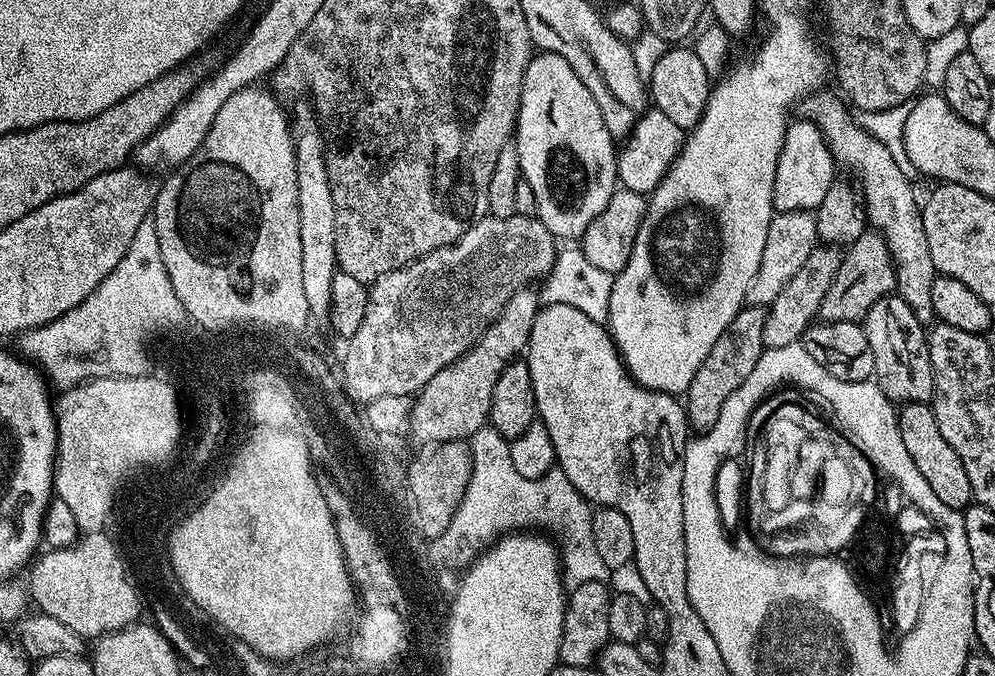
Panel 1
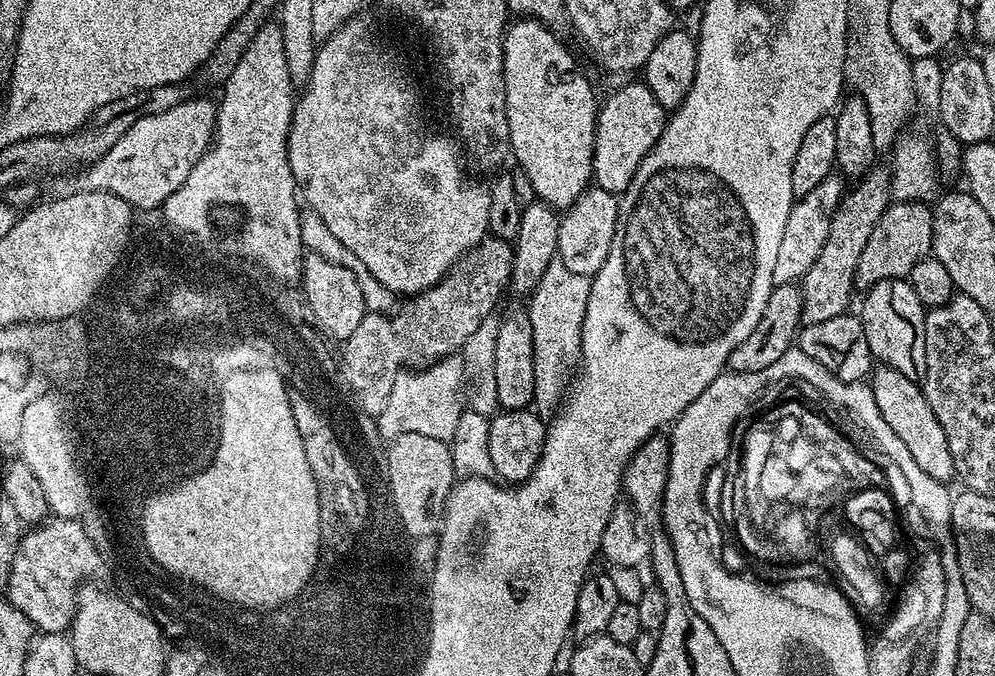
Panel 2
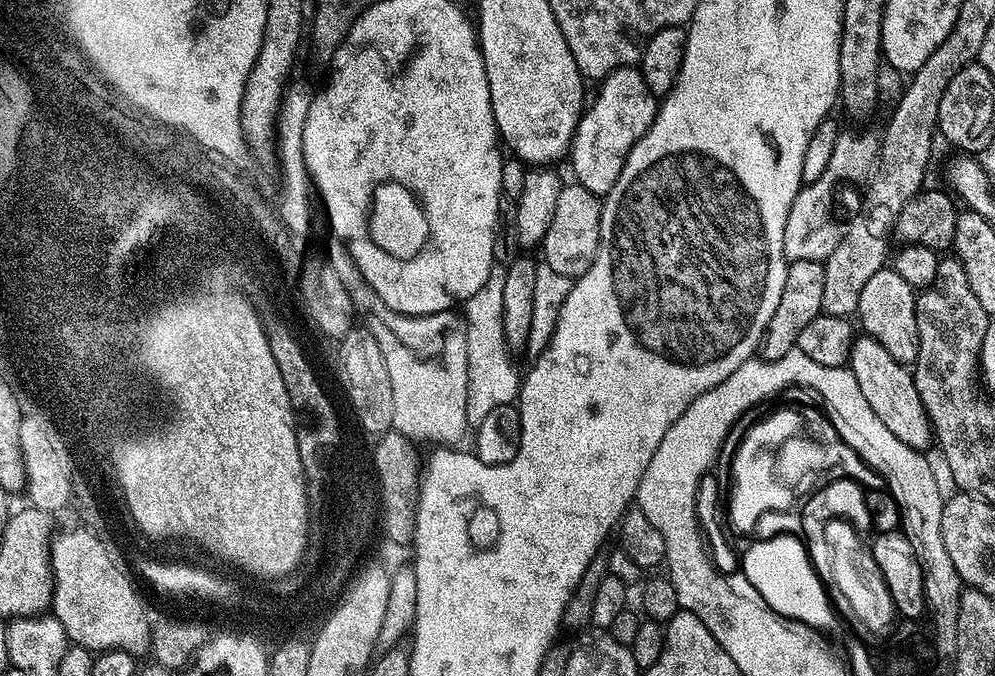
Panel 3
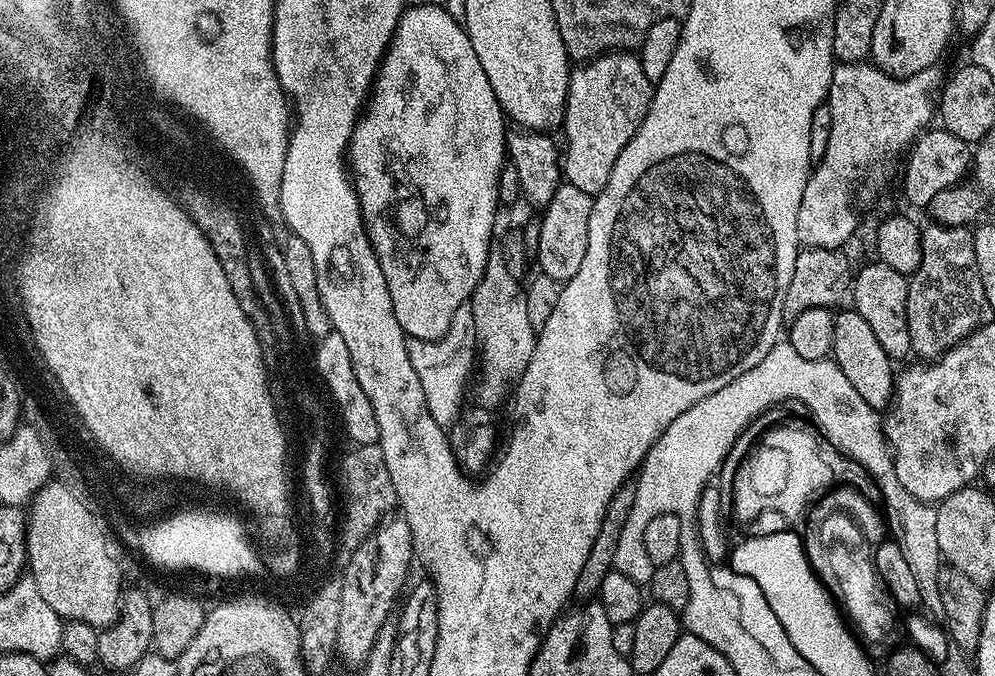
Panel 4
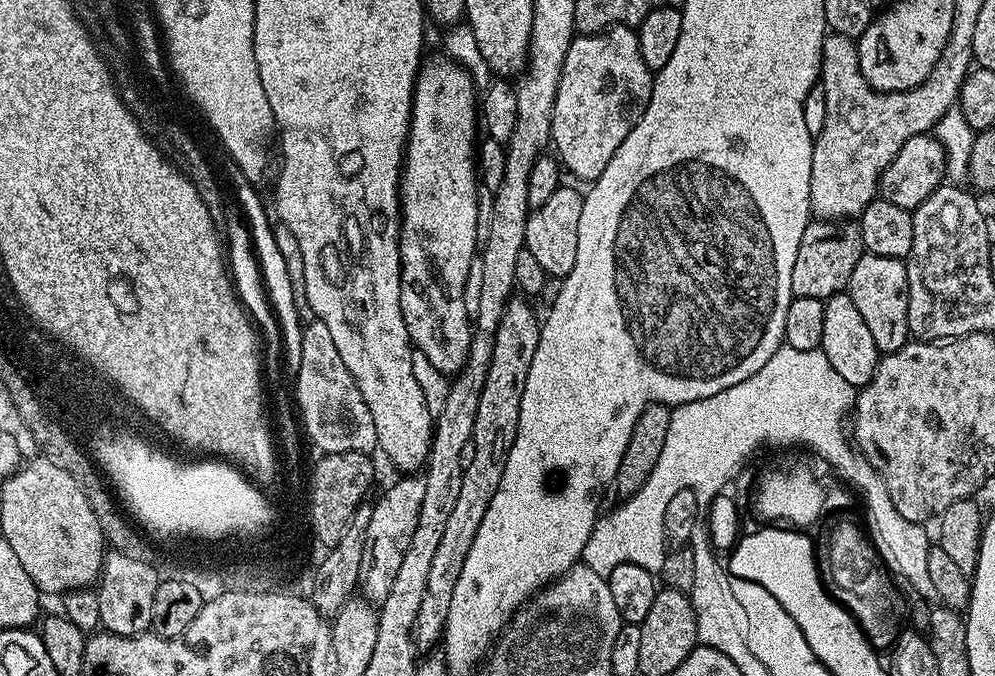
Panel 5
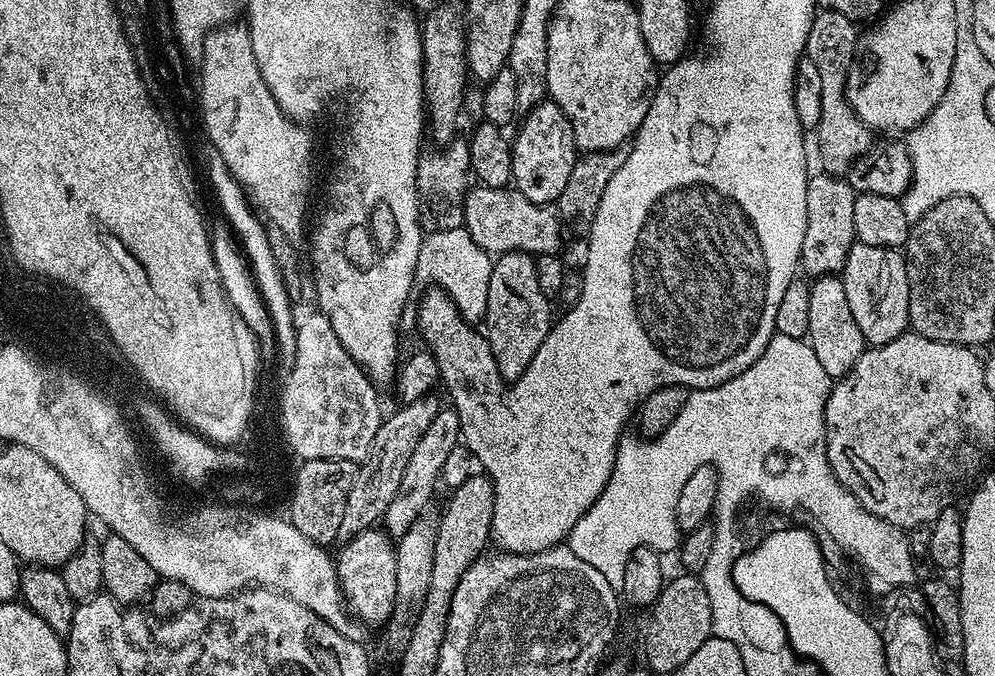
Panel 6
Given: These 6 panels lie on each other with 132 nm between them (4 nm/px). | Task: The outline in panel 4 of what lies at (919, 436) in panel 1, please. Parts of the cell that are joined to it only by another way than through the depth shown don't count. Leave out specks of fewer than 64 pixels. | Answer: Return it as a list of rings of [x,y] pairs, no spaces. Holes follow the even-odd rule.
[[[854,310],[836,312],[836,321],[834,322],[834,346],[832,347],[831,359],[835,360],[836,365],[846,374],[850,386],[858,390],[858,395],[865,400],[870,407],[877,410],[884,410],[891,405],[896,394],[897,373],[892,372],[894,362],[882,350],[874,330]]]

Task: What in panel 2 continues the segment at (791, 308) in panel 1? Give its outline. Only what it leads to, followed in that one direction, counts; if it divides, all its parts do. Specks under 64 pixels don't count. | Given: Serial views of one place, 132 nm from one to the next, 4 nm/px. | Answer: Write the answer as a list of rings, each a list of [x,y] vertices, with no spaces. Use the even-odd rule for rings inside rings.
[[[887,167],[872,168],[865,176],[859,177],[857,184],[860,185],[841,199],[840,207],[832,216],[830,234],[826,238],[826,246],[822,246],[822,254],[814,258],[814,266],[810,266],[804,279],[799,281],[800,292],[804,296],[800,318],[804,324],[826,322],[826,318],[843,316],[849,311],[852,288],[857,287],[856,271],[862,250],[865,249],[874,226],[878,226],[878,218],[882,218],[892,200],[891,176]]]

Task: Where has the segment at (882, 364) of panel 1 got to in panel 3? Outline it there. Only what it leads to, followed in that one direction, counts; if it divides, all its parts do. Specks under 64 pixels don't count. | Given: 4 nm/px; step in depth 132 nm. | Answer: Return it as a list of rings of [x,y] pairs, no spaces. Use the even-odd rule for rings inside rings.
[[[891,266],[878,270],[866,282],[862,298],[858,298],[855,315],[867,335],[873,336],[896,361],[905,366],[915,365],[918,358],[918,318],[916,317],[917,293]]]

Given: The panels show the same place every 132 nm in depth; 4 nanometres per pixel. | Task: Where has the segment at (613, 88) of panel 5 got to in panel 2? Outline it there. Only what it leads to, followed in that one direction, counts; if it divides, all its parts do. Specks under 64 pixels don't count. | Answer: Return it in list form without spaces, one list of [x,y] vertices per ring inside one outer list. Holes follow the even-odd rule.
[[[624,84],[617,92],[608,96],[608,101],[599,105],[596,113],[596,133],[594,134],[594,162],[592,178],[595,187],[615,192],[624,192],[630,186],[642,158],[658,142],[664,132],[666,110],[654,98],[647,84]]]

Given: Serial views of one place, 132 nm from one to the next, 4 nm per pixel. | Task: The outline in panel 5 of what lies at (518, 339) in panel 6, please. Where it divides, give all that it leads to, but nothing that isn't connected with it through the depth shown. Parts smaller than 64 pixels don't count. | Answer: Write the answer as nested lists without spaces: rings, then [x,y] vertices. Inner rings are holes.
[[[524,298],[509,300],[494,334],[494,354],[490,356],[490,370],[486,370],[486,382],[478,398],[478,414],[474,414],[474,458],[470,466],[464,468],[454,511],[438,542],[438,551],[434,553],[430,566],[430,578],[426,582],[426,594],[422,596],[422,607],[418,610],[418,618],[414,618],[412,637],[420,650],[432,650],[441,643],[444,619],[446,614],[450,614],[450,598],[454,598],[454,582],[458,582],[466,554],[470,554],[470,546],[474,543],[474,534],[478,534],[478,526],[482,526],[482,518],[486,518],[486,510],[490,510],[490,502],[494,502],[494,494],[498,494],[498,482],[502,482],[510,446],[514,446],[518,438],[522,394],[526,390],[530,362],[534,362],[534,350],[538,350],[542,335],[541,317],[536,317],[535,310],[527,303],[531,304]]]

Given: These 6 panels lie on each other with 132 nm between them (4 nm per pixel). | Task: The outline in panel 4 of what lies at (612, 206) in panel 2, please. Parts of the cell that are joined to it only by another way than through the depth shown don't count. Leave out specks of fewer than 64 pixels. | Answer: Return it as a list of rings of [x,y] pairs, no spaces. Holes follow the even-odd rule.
[[[567,182],[561,183],[560,189],[550,198],[548,207],[543,209],[540,221],[540,237],[535,259],[540,259],[539,271],[550,278],[567,282],[578,274],[582,267],[582,258],[586,258],[586,246],[590,238],[590,214],[594,197],[586,190]]]

